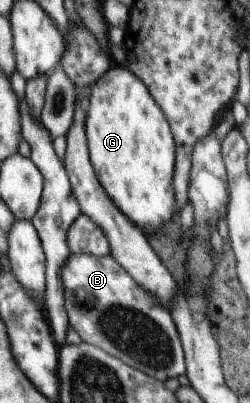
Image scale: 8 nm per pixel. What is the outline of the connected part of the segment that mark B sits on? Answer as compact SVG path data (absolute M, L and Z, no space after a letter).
M92 254L69 255L62 268L62 281L64 284L64 298L68 314L68 324L78 332L83 341L95 344L109 352L111 356L123 360L127 366L133 366L157 380L169 380L186 374L184 350L179 338L179 333L171 312L163 310L163 304L139 288L139 284L127 274L119 262L115 262L111 255L96 257Z

